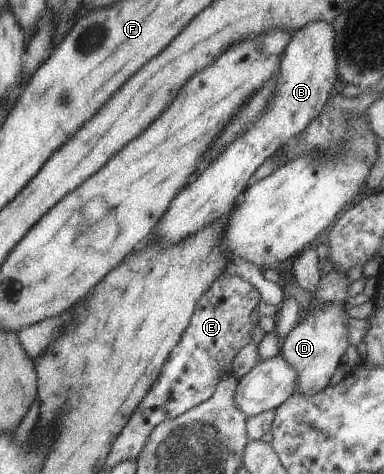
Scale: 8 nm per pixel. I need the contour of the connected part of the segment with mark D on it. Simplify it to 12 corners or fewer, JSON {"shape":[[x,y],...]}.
{"shape":[[313,301],[281,340],[295,394],[316,394],[349,344],[343,302]]}

